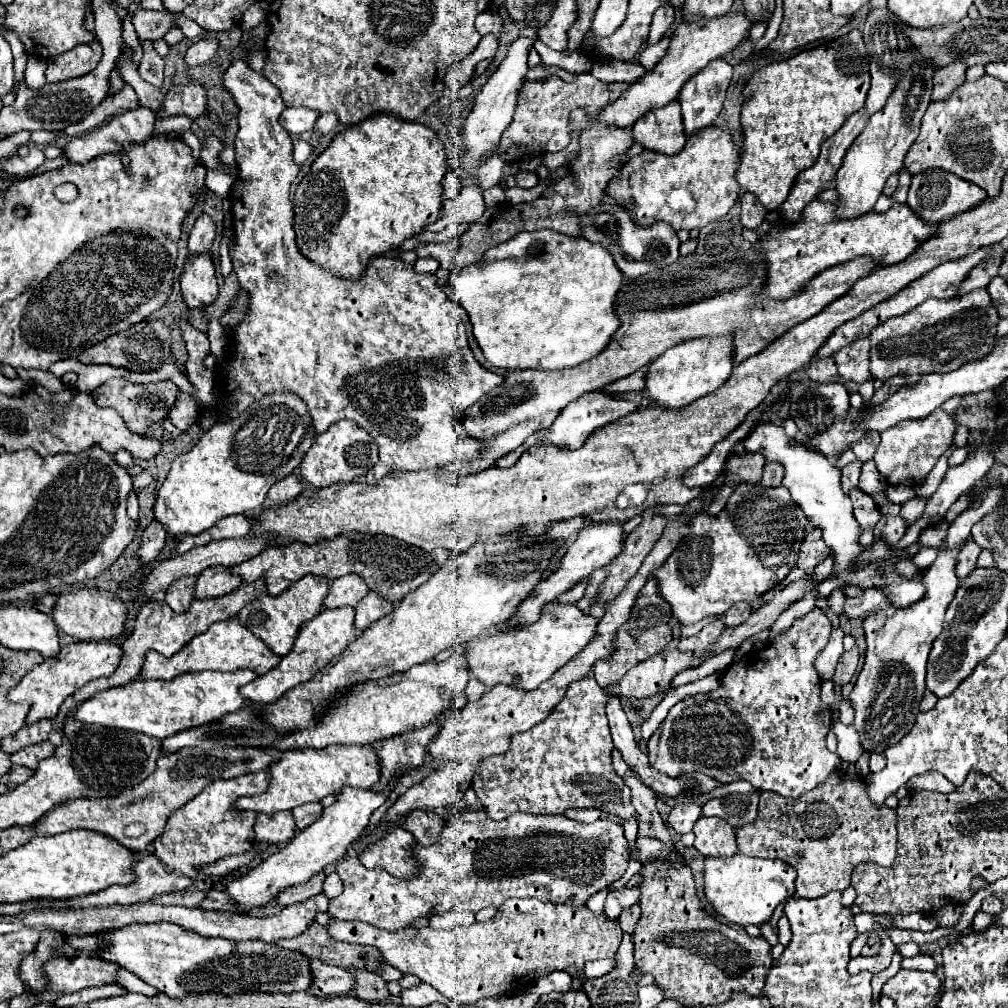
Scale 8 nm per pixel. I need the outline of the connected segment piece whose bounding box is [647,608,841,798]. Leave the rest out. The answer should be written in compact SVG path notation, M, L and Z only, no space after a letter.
M813 608L777 634L777 640L737 658L745 662L731 664L723 672L715 692L691 696L671 708L667 720L663 720L647 744L649 764L669 776L701 772L723 784L747 780L755 790L771 790L787 798L799 798L803 792L809 792L819 782L827 780L841 768L841 758L831 754L825 746L825 736L833 726L833 712L829 706L823 706L819 698L821 678L813 668L813 660L827 646L831 630L833 626L827 616L819 608Z

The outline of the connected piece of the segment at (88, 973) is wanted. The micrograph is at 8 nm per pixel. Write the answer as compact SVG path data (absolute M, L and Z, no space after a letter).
M65 936L73 948L79 948L79 956L75 960L67 958L51 958L45 964L45 974L49 978L49 992L71 994L89 986L103 986L115 982L117 964L99 960L95 956L97 938L87 936Z

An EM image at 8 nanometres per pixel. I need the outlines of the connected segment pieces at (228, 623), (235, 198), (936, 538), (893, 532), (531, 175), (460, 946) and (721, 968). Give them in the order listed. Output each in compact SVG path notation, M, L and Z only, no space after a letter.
M229 618L223 622L215 622L205 634L195 636L181 652L177 652L173 658L163 658L157 652L149 652L143 664L141 678L155 678L155 680L171 680L185 672L201 672L201 670L221 670L221 672L233 672L239 668L253 670L257 674L265 674L271 668L279 664L281 656L273 654L263 640L255 638L245 626L239 624L237 618Z
M237 60L233 62L227 72L225 72L225 78L223 78L223 86L233 94L237 106L241 108L239 112L239 132L237 132L237 138L235 138L235 160L237 160L237 168L239 168L239 174L237 174L237 180L235 180L235 186L241 188L241 190L231 190L229 198L231 198L231 204L233 204L233 232L235 232L235 248L233 252L229 252L231 256L231 262L233 262L233 272L237 274L239 278L239 284L241 288L249 294L249 306L247 306L247 314L245 318L237 324L237 328L231 332L229 336L229 348L225 352L225 358L219 362L219 370L217 370L217 390L219 390L219 396L229 396L235 400L235 404L227 404L227 418L233 418L237 416L237 412L243 412L253 400L261 400L265 394L271 394L271 392L295 392L299 394L307 408L309 408L309 414L313 418L313 426L317 430L317 434L325 432L331 424L335 424L337 420L353 420L355 424L359 424L361 428L365 428L373 438L375 442L379 444L379 462L365 474L365 482L367 484L377 484L383 476L395 472L395 470L423 470L423 468L435 468L439 464L445 464L445 462L469 462L475 458L475 438L469 438L465 434L465 430L455 424L455 406L459 406L457 402L457 394L459 392L465 392L465 406L471 406L483 392L489 392L493 390L495 386L499 386L503 382L503 376L499 374L493 374L489 370L485 370L475 358L473 358L473 352L467 344L467 334L465 334L465 326L461 322L461 316L459 316L459 308L455 302L451 302L447 298L447 294L441 290L441 286L437 284L437 278L435 274L417 274L413 270L413 264L407 264L399 258L387 258L387 256L379 256L379 258L373 258L367 272L363 274L361 280L357 282L349 282L349 280L341 280L341 278L335 278L331 276L329 272L317 268L315 264L311 264L297 248L297 242L295 242L295 232L293 232L293 204L289 200L289 188L291 188L291 182L295 180L295 176L299 174L299 166L295 164L293 160L293 142L291 142L291 136L289 132L279 124L279 116L285 108L283 100L281 100L281 94L279 90L267 80L263 78L261 74L257 74L255 70L251 70L243 60Z
M943 522L943 524L939 524L939 526L929 526L927 530L923 530L919 542L921 542L923 546L939 548L939 544L943 544L945 536L947 536L947 524Z
M887 516L887 524L881 532L881 538L877 538L877 540L883 540L887 544L897 544L905 536L905 530L907 530L907 526L901 516Z
M519 170L517 174L515 174L515 180L517 180L517 186L519 188L533 188L533 186L537 186L537 182L539 182L539 178L535 176L535 172L529 172L529 170Z
M537 898L505 900L497 914L493 907L486 907L475 916L471 912L449 910L431 916L429 926L433 928L401 928L399 932L387 932L367 922L343 922L333 918L327 932L331 932L335 940L379 948L387 964L403 974L415 974L421 982L431 984L459 1006L475 1004L485 996L501 996L515 990L521 992L527 982L543 978L555 970L565 970L573 978L585 982L583 966L591 960L615 958L623 940L619 920L607 918L605 912L595 914L587 906L571 908L565 904L541 902Z
M651 862L643 866L641 890L641 908L643 916L635 928L635 968L643 974L653 974L655 984L665 990L667 998L681 1000L683 1004L701 1004L713 1006L723 1004L735 992L747 992L751 996L763 994L763 984L767 980L767 970L771 968L769 944L765 938L751 938L745 930L735 930L729 924L715 924L715 916L709 914L695 890L691 868L685 864L669 862Z

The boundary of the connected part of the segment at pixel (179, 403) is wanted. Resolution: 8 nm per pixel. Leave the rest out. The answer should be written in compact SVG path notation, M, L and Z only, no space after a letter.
M181 392L181 394L179 394L179 400L175 400L175 404L173 404L173 408L171 408L171 412L169 412L167 418L171 420L171 424L173 424L175 428L187 430L187 426L193 426L193 424L199 422L201 414L199 414L199 410L197 410L195 400L193 400L189 394Z

